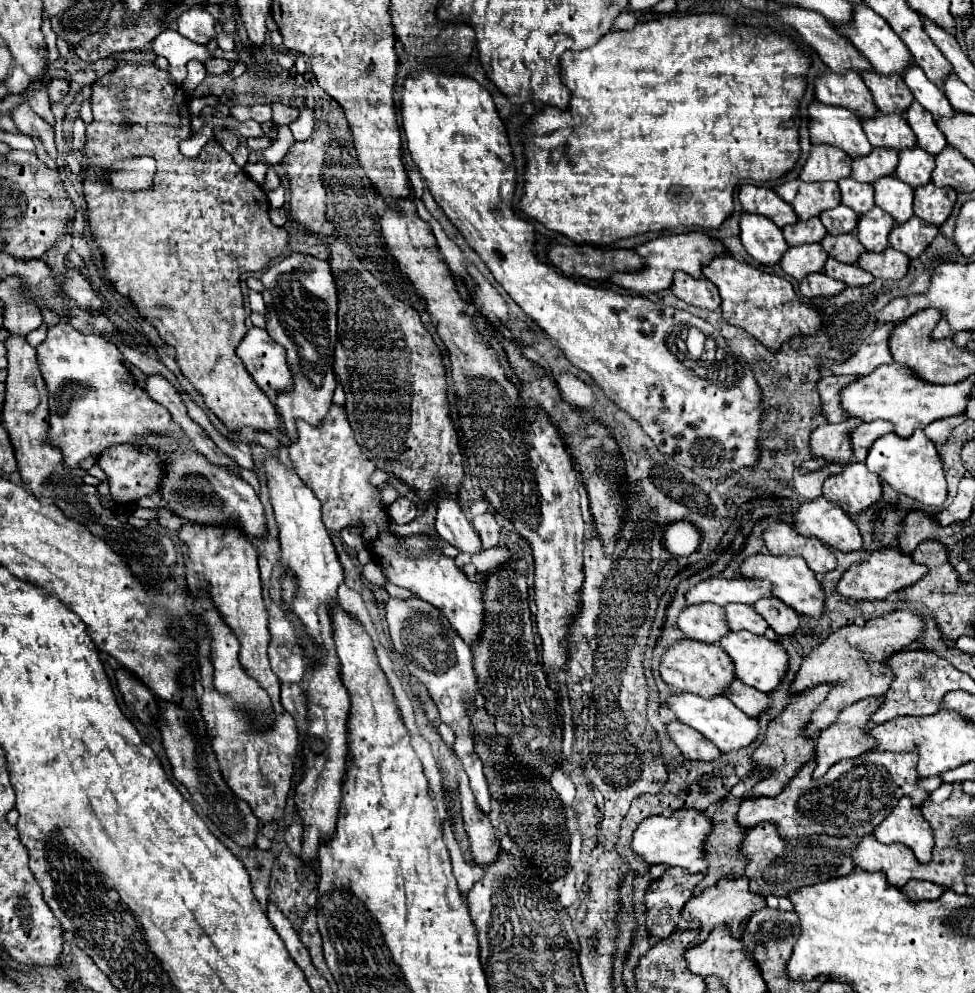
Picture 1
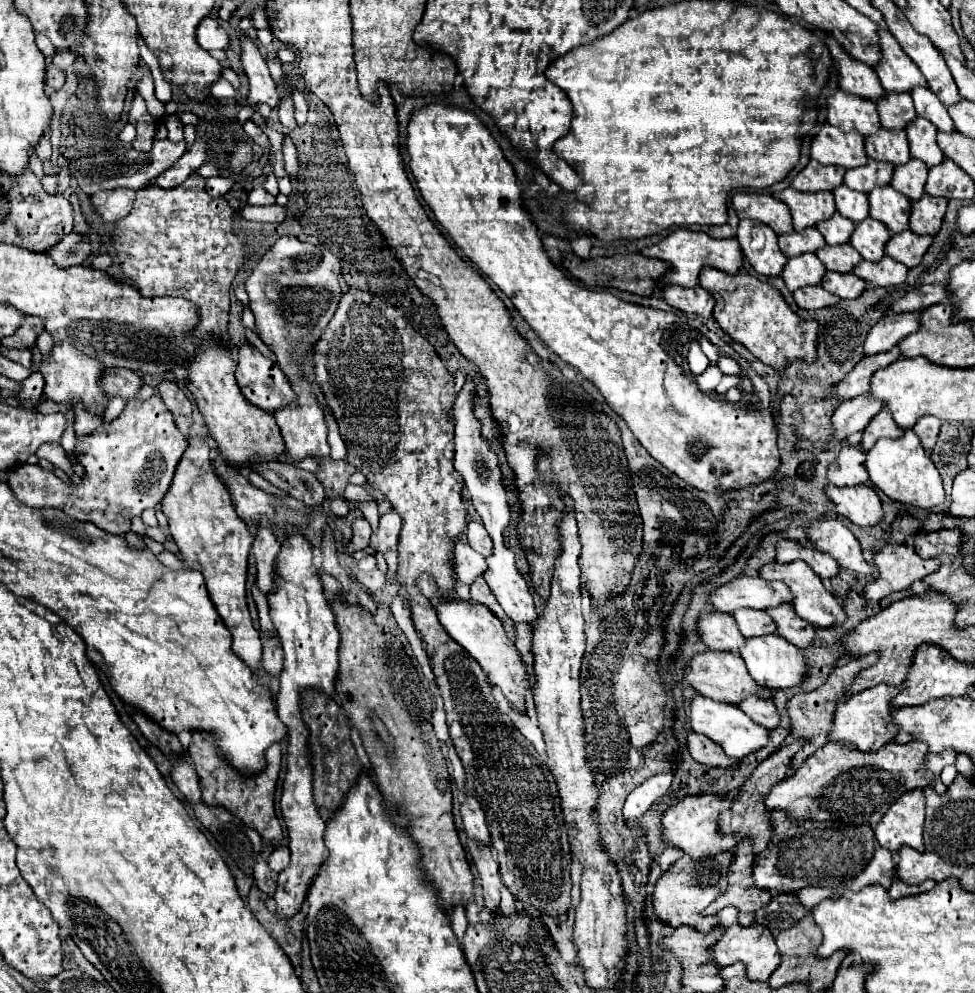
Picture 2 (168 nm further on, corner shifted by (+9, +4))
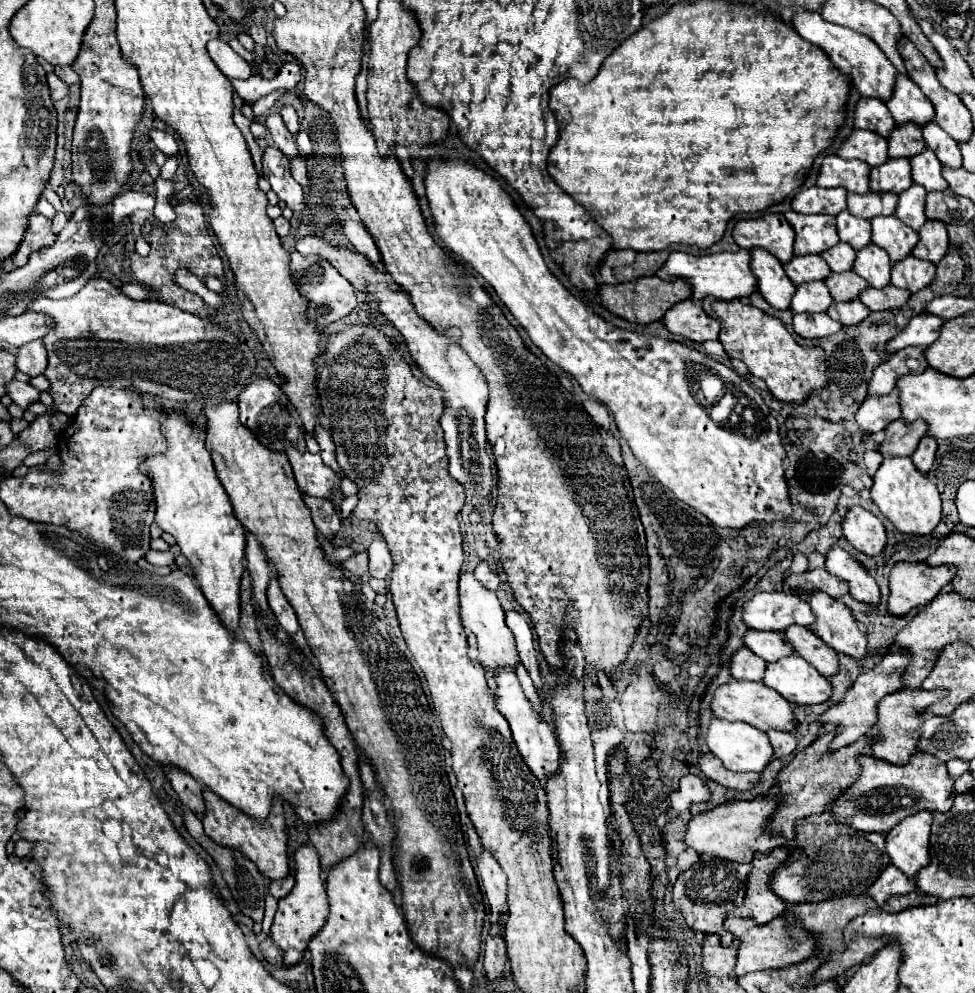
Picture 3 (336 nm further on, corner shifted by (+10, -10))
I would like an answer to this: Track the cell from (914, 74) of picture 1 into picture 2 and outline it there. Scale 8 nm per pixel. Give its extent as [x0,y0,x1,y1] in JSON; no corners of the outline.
[910,86,954,132]

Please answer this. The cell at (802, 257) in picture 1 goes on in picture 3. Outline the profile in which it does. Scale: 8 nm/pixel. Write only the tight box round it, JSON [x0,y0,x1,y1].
[791,280,833,312]

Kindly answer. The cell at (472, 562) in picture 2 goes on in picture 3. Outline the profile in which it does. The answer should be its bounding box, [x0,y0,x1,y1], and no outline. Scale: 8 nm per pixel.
[459,572,519,668]

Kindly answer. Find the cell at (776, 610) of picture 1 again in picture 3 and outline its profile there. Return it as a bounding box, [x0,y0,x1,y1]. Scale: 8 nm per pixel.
[785,626,839,676]

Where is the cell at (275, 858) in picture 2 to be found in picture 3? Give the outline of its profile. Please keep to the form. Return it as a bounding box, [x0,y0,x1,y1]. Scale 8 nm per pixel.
[269,874,295,900]

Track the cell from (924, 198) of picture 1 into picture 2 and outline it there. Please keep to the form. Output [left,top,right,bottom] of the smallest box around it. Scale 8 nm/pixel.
[910,194,948,236]

